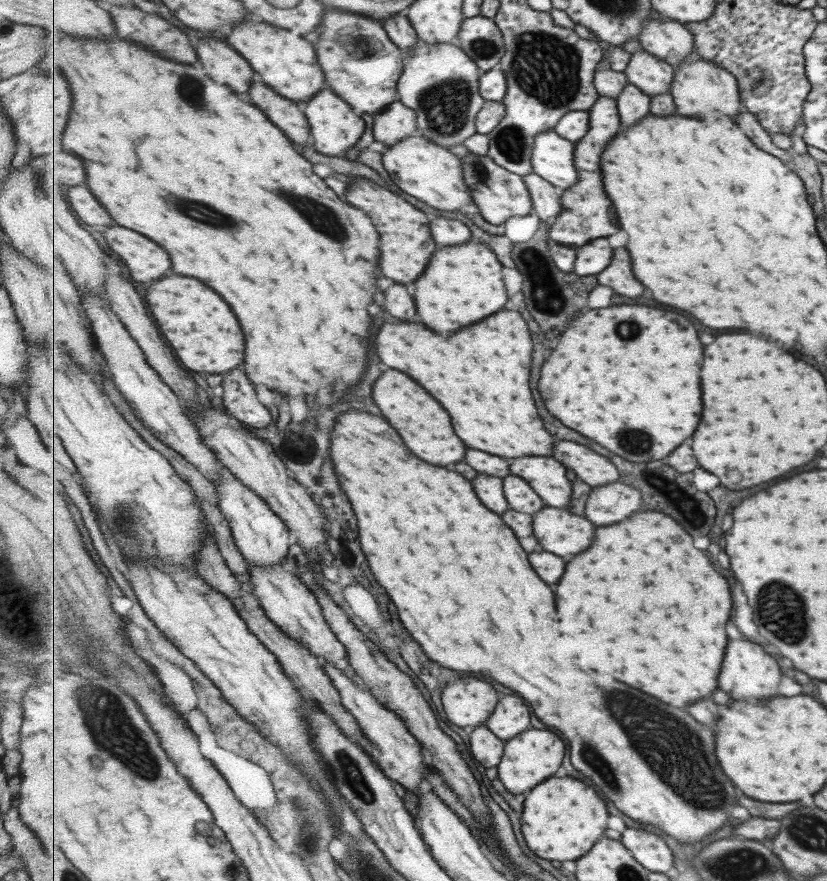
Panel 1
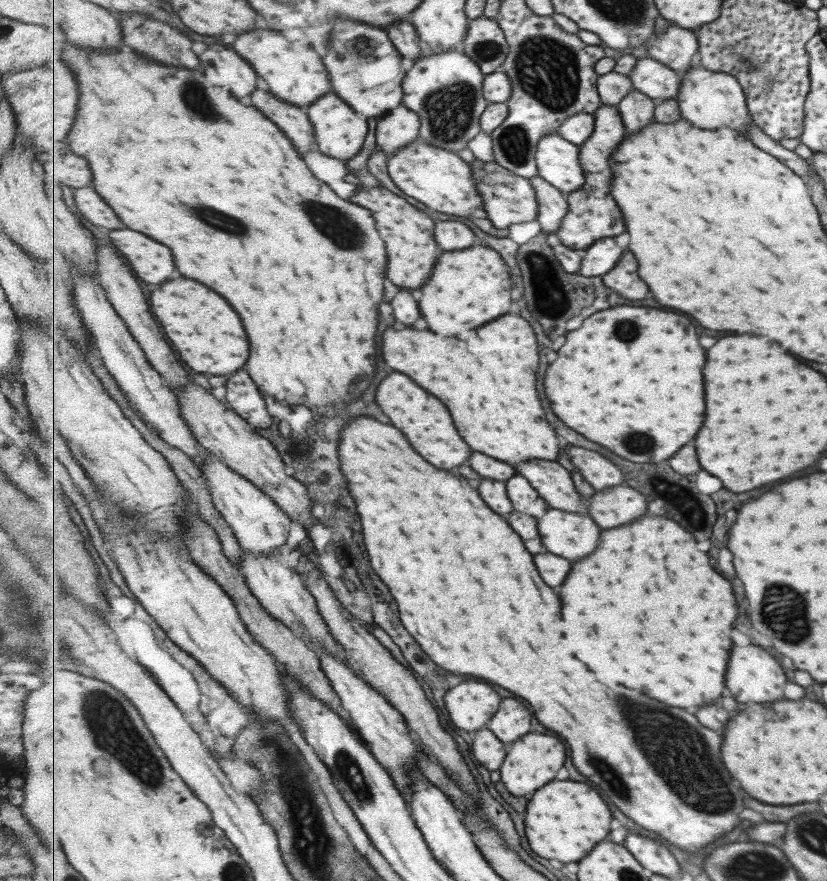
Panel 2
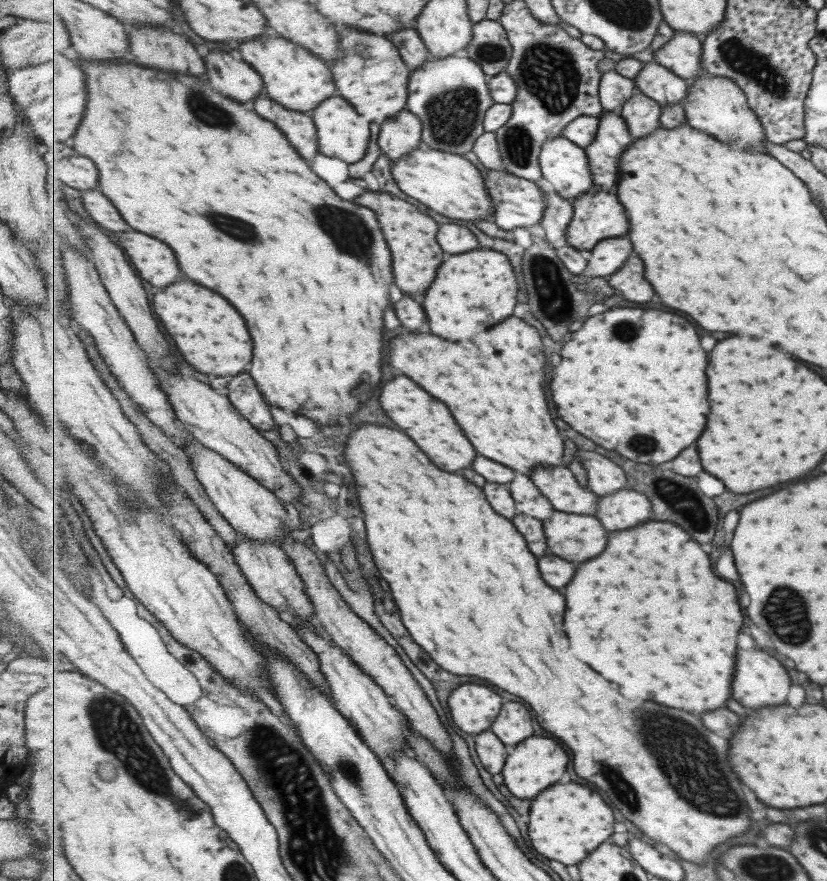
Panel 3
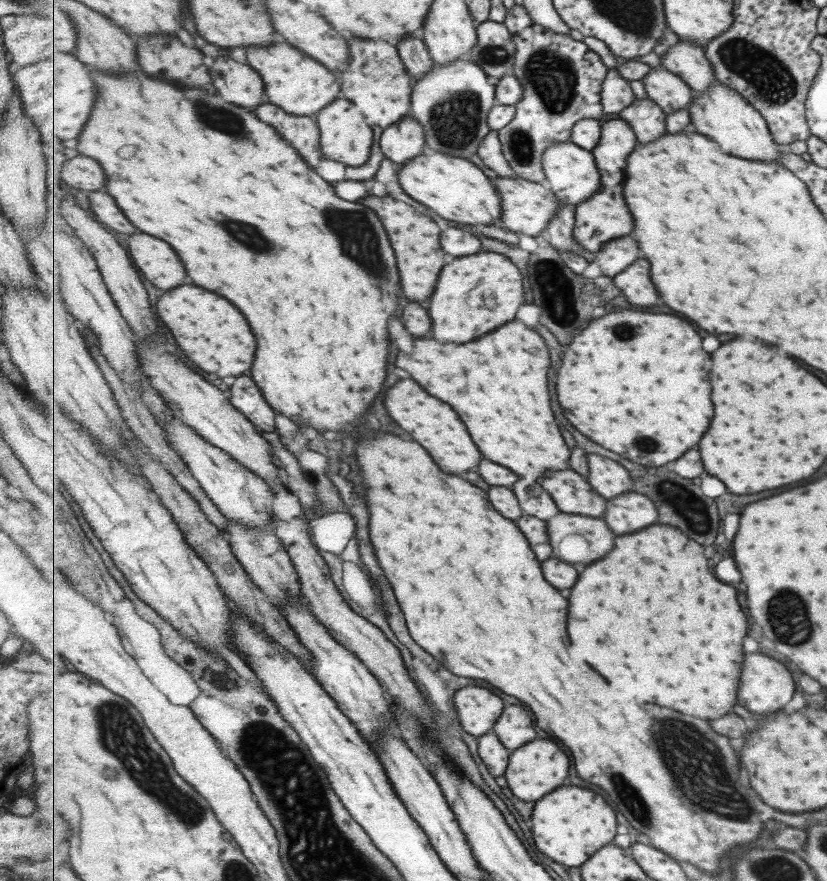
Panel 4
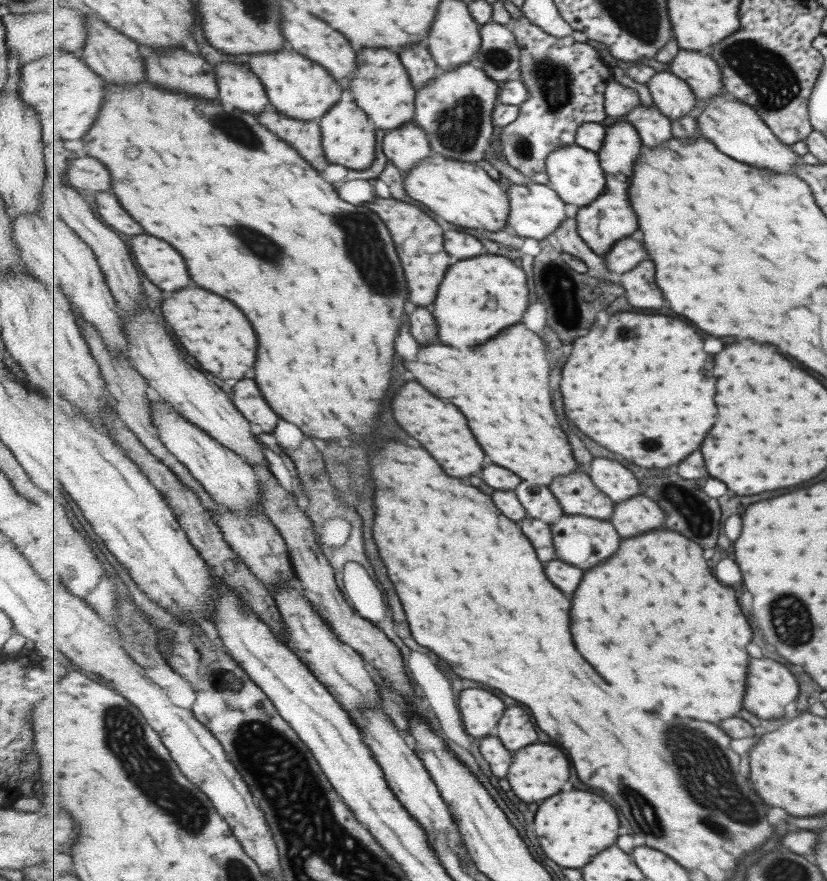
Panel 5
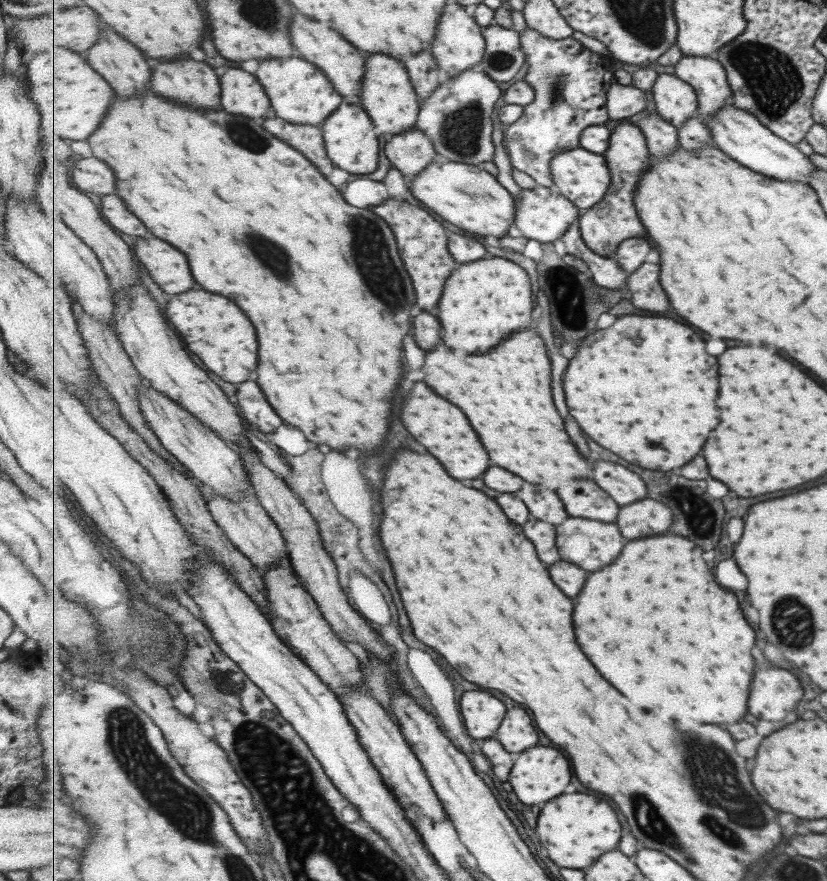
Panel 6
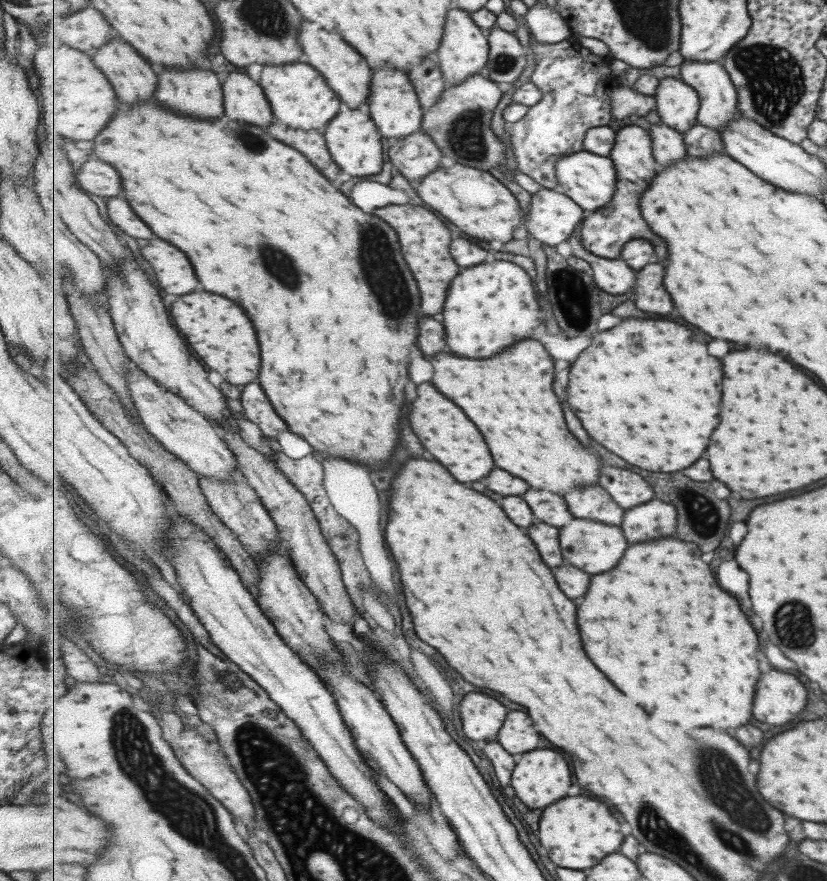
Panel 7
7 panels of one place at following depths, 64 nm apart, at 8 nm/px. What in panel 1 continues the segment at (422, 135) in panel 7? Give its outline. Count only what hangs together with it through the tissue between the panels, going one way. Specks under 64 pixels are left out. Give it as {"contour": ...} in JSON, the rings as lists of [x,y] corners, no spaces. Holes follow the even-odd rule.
{"contour":[[[400,100],[387,106],[386,110],[375,114],[373,118],[373,134],[377,142],[382,142],[386,147],[393,147],[405,138],[419,133],[417,111],[405,106]]]}

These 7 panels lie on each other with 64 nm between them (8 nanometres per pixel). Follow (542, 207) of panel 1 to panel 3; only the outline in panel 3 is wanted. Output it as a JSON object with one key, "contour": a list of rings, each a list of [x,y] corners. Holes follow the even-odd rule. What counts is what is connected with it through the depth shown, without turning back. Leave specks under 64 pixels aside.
{"contour":[[[557,191],[545,192],[547,199],[547,210],[543,214],[542,228],[547,240],[556,248],[567,246],[567,228],[573,220],[572,201],[563,198]]]}

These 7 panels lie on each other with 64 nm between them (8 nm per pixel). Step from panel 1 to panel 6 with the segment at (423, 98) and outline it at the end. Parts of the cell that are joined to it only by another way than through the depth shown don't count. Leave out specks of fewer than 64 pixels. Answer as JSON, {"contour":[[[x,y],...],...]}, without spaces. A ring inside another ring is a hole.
{"contour":[[[475,69],[455,78],[446,76],[442,85],[427,100],[422,100],[417,128],[434,142],[437,152],[453,162],[483,164],[495,160],[493,118],[502,104],[504,86],[490,75]]]}

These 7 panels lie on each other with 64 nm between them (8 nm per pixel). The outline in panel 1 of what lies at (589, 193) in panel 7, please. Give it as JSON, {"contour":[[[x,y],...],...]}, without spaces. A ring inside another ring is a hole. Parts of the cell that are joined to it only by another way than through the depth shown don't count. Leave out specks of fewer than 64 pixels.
{"contour":[[[555,130],[538,134],[533,150],[534,172],[558,186],[570,189],[579,182],[579,169],[575,165],[576,145]]]}

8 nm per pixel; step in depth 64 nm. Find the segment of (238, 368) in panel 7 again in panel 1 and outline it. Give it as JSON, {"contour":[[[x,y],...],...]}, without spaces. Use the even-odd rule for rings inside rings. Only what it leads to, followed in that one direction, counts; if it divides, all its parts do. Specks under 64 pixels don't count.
{"contour":[[[185,276],[163,278],[149,288],[149,306],[163,334],[187,368],[223,374],[245,362],[245,334],[235,312],[201,280]]]}

